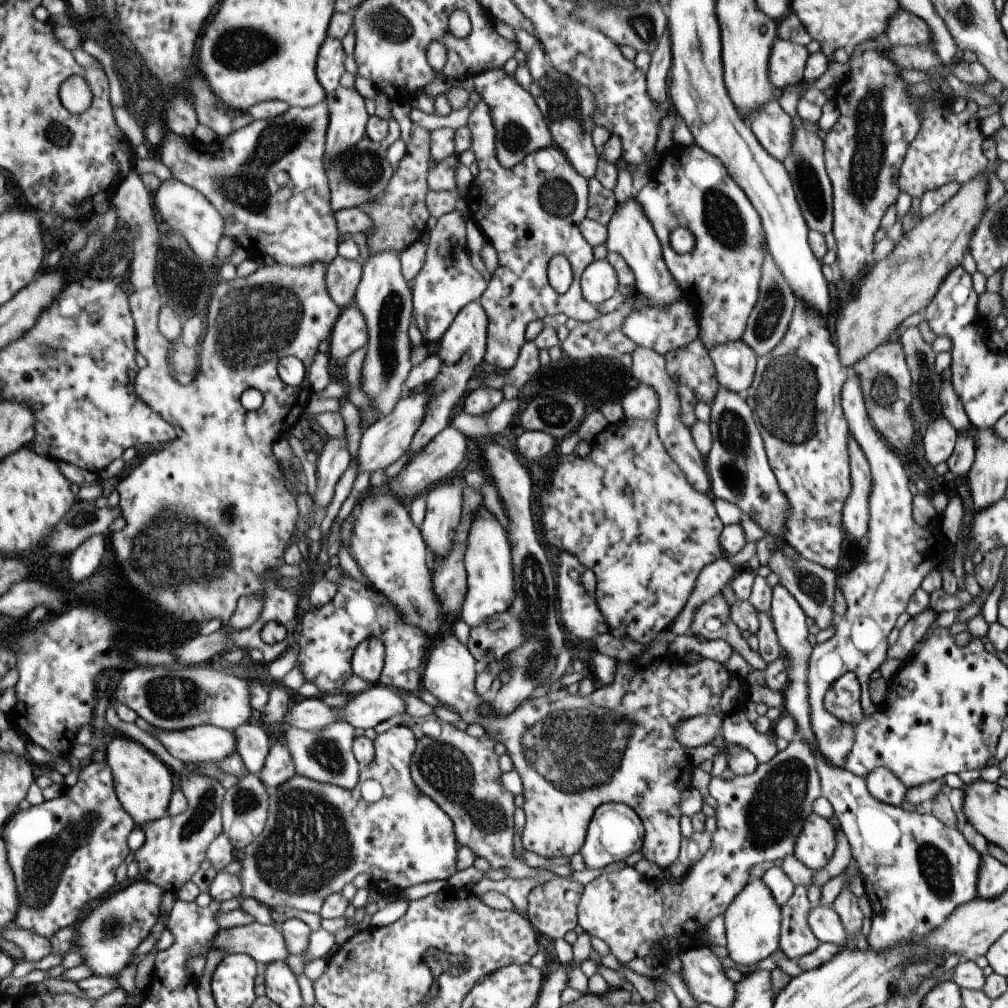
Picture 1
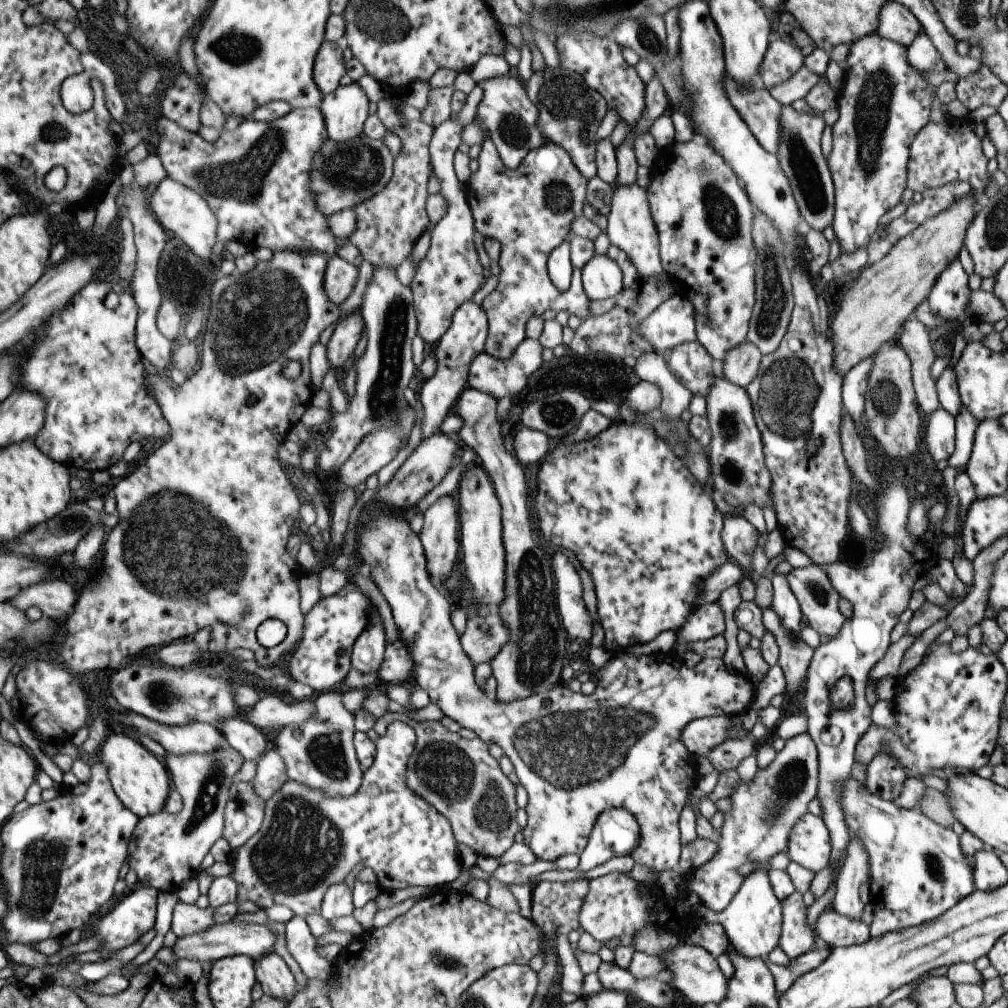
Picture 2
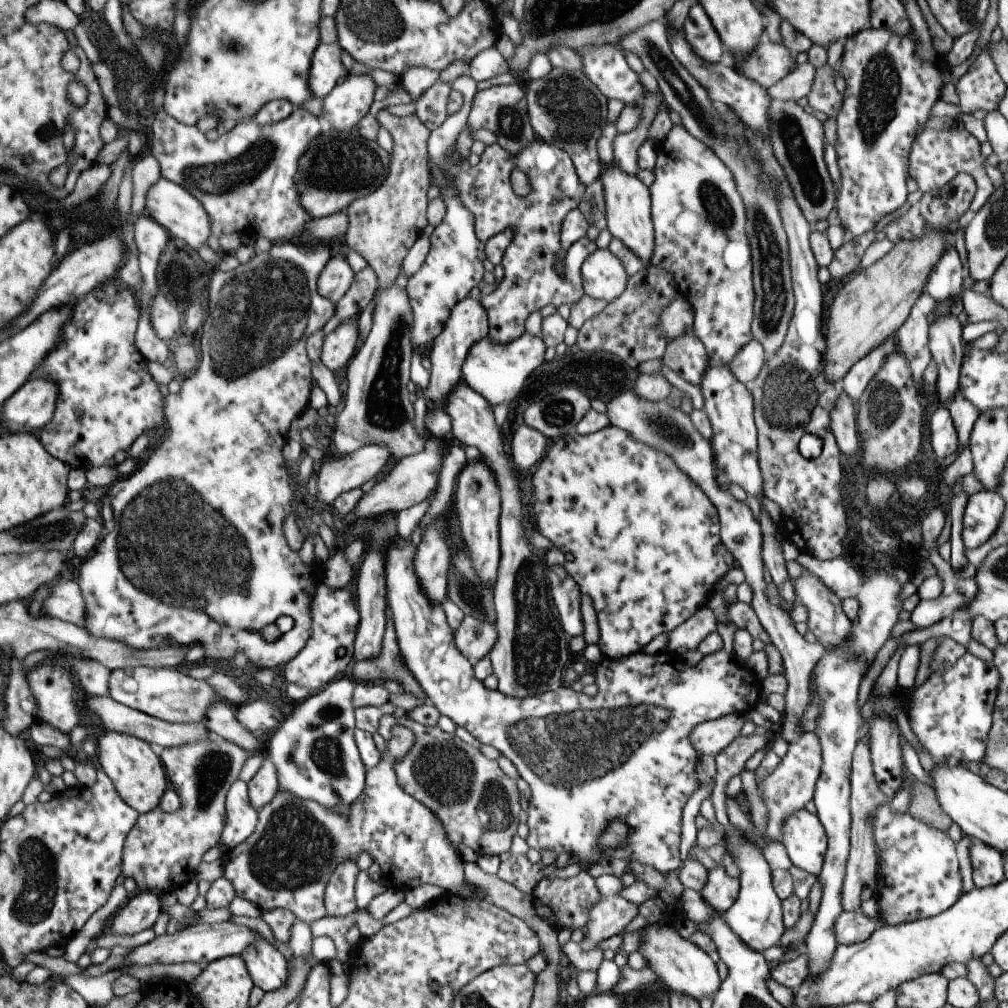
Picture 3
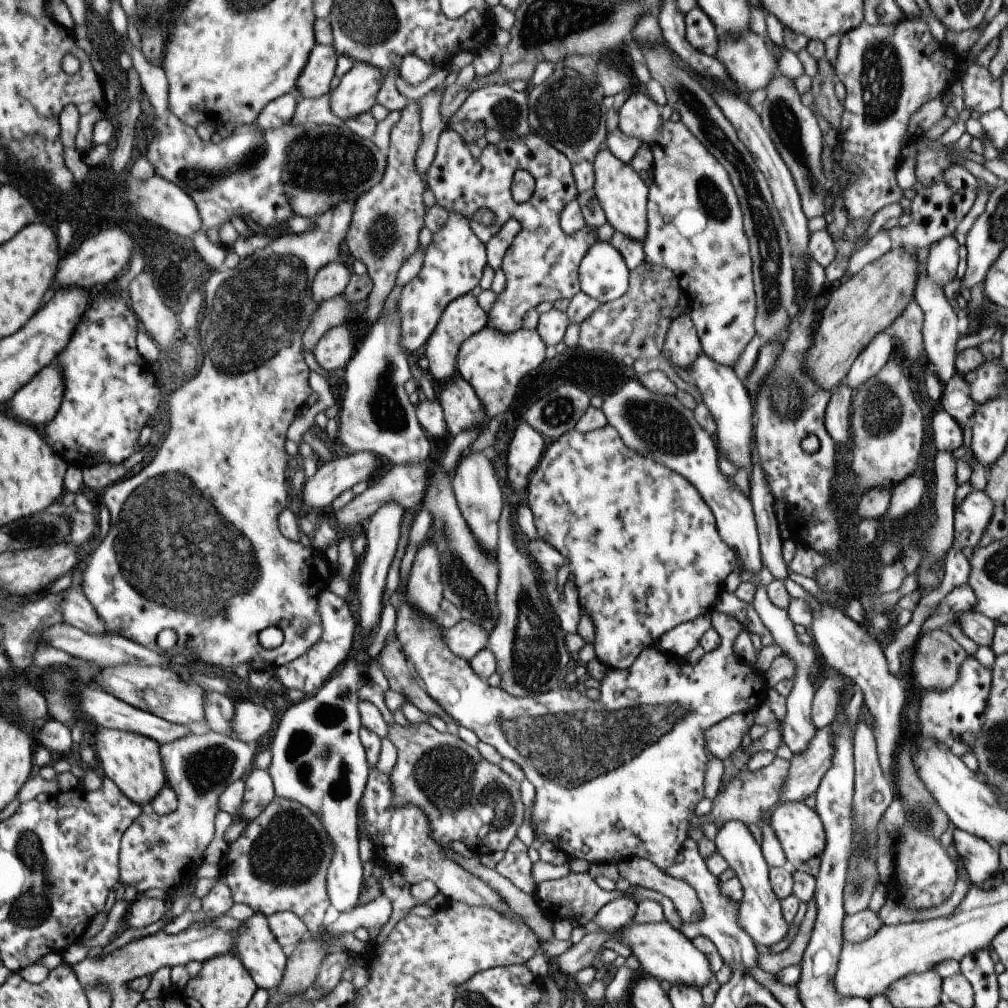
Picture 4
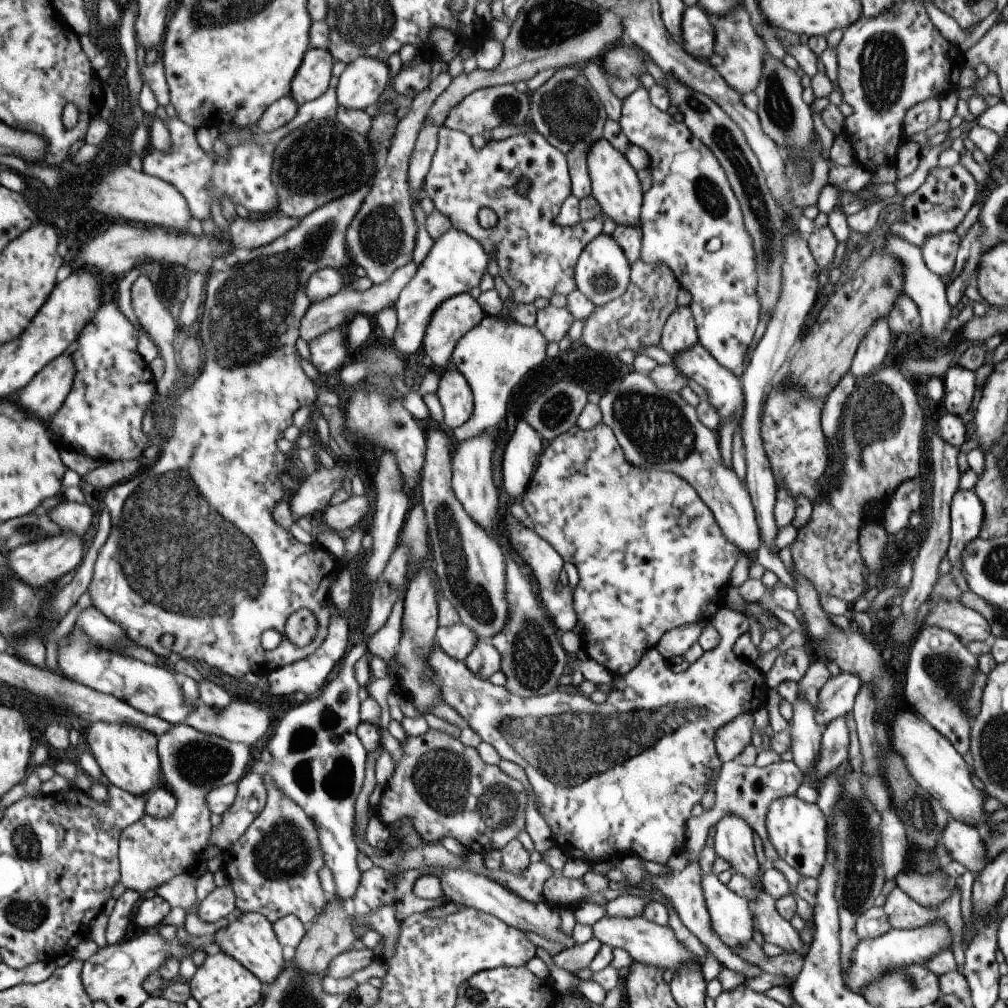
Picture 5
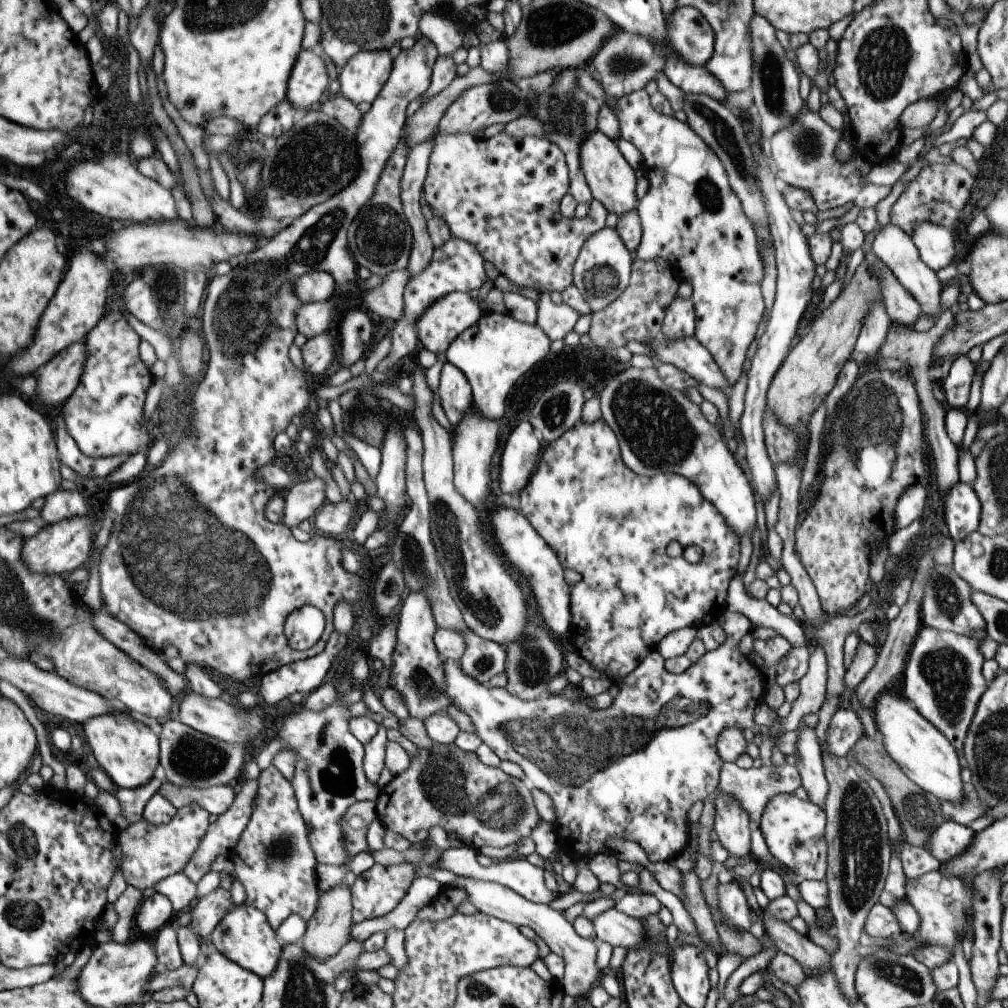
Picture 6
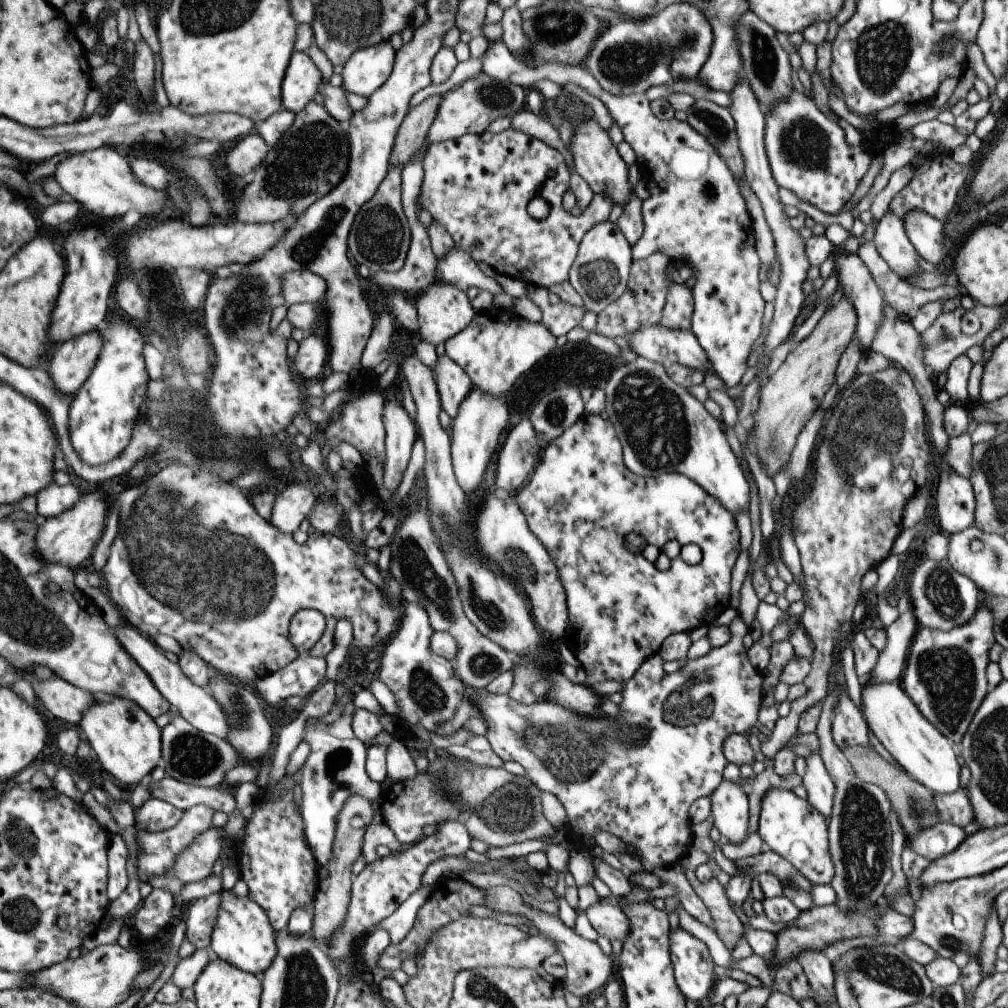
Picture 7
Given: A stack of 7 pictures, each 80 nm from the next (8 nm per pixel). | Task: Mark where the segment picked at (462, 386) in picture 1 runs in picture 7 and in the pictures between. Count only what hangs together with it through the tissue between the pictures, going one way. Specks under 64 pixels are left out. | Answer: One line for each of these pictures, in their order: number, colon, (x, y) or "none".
2: (464, 338)
3: (466, 322)
4: (462, 317)
5: (452, 319)
6: (445, 318)
7: (442, 311)

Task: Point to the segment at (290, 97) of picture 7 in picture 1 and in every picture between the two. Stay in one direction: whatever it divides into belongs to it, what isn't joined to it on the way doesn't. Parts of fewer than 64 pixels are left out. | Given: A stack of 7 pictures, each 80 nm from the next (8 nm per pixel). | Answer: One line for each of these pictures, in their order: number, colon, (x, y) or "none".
1: (328, 67)
2: (328, 67)
3: (325, 69)
4: (313, 82)
5: (311, 80)
6: (307, 80)

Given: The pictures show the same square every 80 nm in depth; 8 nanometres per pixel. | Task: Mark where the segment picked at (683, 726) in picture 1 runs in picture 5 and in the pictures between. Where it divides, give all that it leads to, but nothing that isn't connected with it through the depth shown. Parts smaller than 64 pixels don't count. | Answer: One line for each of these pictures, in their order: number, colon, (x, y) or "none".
2: (700, 736)
3: (709, 738)
4: (722, 740)
5: (729, 740)

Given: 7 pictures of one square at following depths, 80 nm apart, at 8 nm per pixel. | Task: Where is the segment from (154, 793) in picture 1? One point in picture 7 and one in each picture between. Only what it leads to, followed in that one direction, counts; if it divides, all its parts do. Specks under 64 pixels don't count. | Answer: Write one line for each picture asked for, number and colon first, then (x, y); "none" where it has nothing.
2: (140, 779)
3: (133, 764)
4: (133, 761)
5: (129, 758)
6: (128, 749)
7: (128, 743)

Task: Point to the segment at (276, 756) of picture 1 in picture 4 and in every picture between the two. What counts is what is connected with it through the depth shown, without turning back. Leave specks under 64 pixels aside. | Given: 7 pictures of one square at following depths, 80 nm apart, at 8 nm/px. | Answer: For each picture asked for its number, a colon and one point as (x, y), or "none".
2: (269, 776)
3: (263, 785)
4: (258, 792)

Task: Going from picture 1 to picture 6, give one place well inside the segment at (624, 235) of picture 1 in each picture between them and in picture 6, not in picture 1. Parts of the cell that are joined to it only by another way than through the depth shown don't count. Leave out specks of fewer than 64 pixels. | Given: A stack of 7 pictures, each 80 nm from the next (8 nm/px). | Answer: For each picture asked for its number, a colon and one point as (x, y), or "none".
2: (629, 226)
3: (626, 199)
4: (621, 194)
5: (614, 186)
6: (611, 182)

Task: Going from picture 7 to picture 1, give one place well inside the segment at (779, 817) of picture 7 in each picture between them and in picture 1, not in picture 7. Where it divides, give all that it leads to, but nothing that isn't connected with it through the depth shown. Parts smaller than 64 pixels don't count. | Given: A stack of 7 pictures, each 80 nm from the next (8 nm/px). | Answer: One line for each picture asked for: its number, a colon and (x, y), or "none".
1: (814, 845)
2: (808, 844)
3: (802, 835)
4: (798, 828)
5: (797, 832)
6: (793, 829)

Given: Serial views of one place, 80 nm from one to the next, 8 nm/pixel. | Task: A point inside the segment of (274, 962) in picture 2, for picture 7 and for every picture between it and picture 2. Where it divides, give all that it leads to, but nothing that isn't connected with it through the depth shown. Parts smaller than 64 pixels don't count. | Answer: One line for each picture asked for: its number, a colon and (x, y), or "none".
3: (267, 967)
4: (256, 948)
5: (250, 939)
6: (243, 935)
7: (243, 936)

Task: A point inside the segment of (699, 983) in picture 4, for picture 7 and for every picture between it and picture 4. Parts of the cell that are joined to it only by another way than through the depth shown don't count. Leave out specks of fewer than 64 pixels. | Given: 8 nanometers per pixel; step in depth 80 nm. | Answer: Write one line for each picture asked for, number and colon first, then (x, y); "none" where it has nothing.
5: (647, 943)
6: (612, 926)
7: (607, 920)

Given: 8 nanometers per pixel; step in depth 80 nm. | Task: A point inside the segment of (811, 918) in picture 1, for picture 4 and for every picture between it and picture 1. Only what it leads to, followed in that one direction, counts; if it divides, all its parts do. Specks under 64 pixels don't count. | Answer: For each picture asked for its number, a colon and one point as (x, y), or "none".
2: (835, 930)
3: (850, 927)
4: (857, 927)

